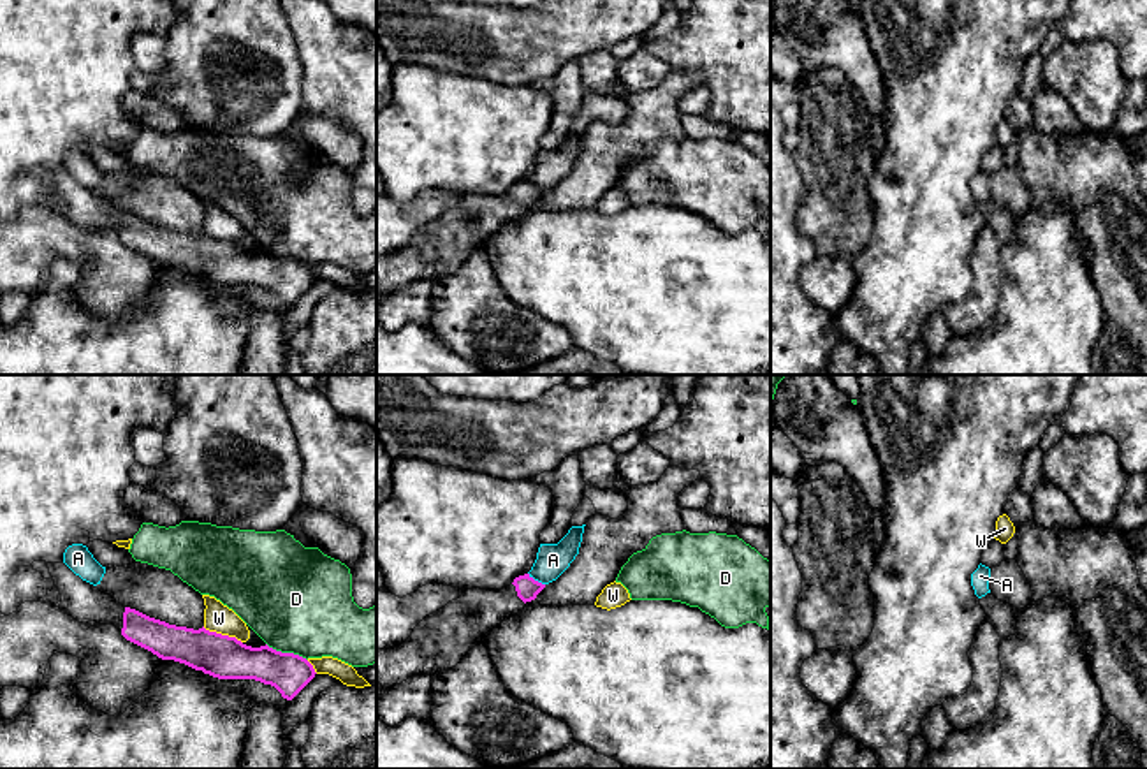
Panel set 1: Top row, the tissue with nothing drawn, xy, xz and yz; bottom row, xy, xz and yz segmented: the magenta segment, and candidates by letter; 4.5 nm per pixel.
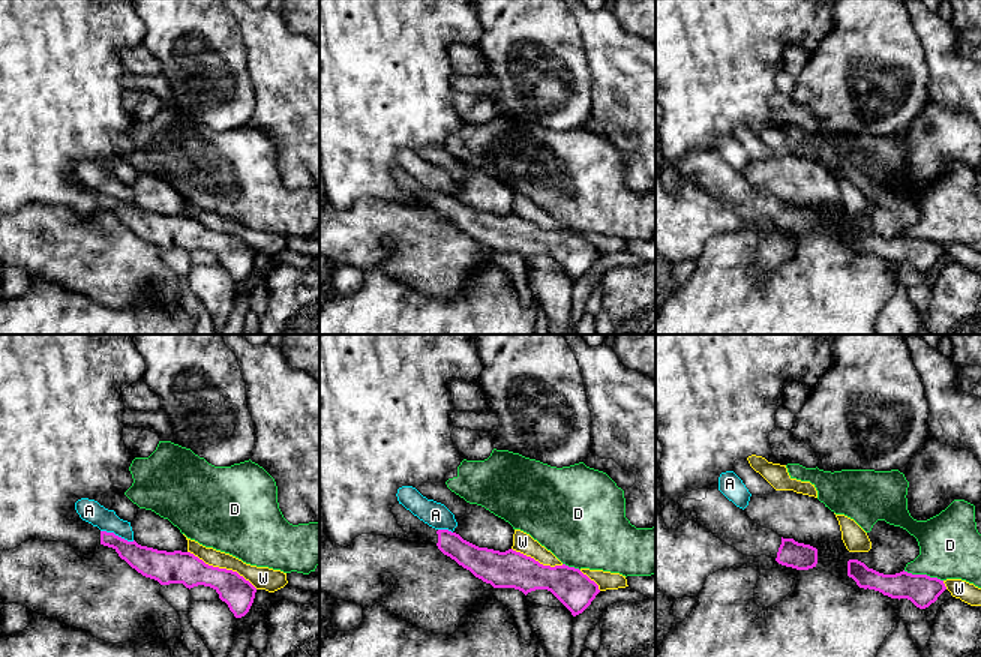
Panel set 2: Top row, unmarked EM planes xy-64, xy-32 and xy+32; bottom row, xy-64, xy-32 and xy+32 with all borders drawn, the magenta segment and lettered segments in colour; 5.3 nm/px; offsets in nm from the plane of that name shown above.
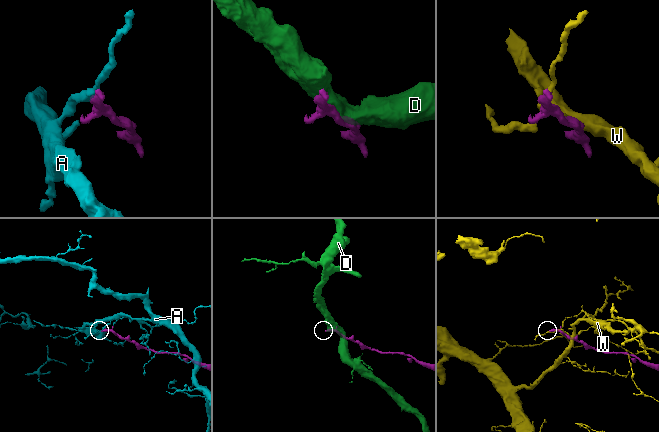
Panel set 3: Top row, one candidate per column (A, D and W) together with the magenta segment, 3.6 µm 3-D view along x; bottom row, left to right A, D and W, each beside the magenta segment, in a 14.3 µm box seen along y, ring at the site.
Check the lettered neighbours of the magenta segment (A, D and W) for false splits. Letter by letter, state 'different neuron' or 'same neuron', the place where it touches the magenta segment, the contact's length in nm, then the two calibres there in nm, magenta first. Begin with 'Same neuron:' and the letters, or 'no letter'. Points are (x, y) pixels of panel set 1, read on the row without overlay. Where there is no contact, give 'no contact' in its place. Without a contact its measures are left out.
Same neuron: no letter
A: different neuron; contact xz (537, 187); length 100 nm; calibres 100 and 150 nm
D: different neuron; contact xy (287, 259); length 200 nm; calibres 180 and 480 nm
W: different neuron; contact xy (220, 240); length 200 nm; calibres 200 and 130 nm

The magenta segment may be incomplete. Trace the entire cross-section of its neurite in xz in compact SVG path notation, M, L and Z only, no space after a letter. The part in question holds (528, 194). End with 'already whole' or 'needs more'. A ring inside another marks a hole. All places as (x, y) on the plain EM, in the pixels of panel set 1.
M530 179L500 197L471 194L426 222L398 253L376 255L376 287L391 294L413 282L450 276L505 223L515 222L545 190Z; needs more

